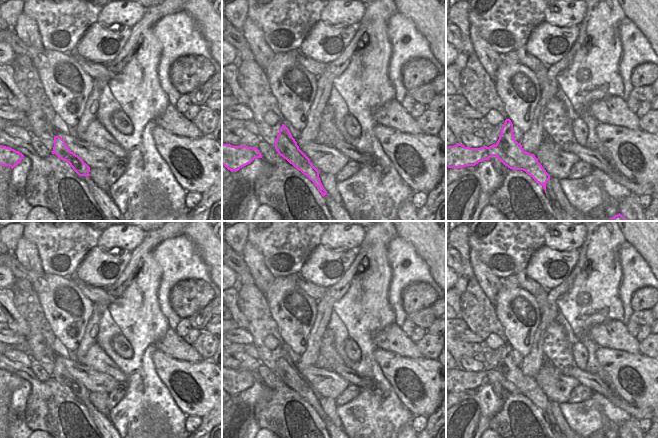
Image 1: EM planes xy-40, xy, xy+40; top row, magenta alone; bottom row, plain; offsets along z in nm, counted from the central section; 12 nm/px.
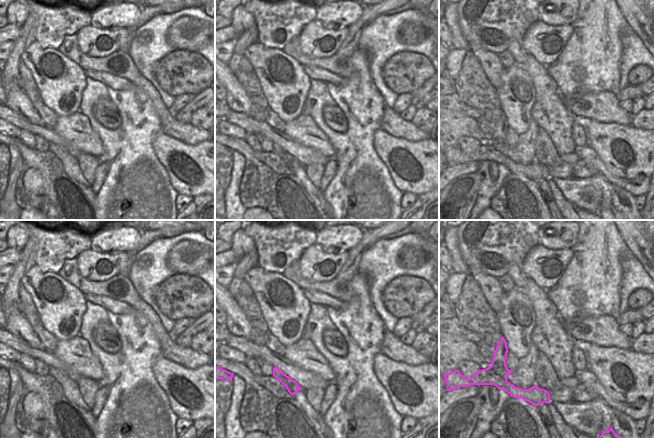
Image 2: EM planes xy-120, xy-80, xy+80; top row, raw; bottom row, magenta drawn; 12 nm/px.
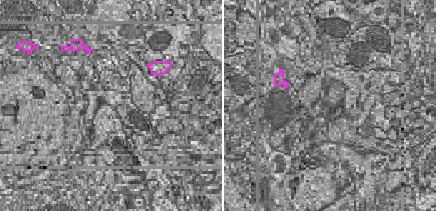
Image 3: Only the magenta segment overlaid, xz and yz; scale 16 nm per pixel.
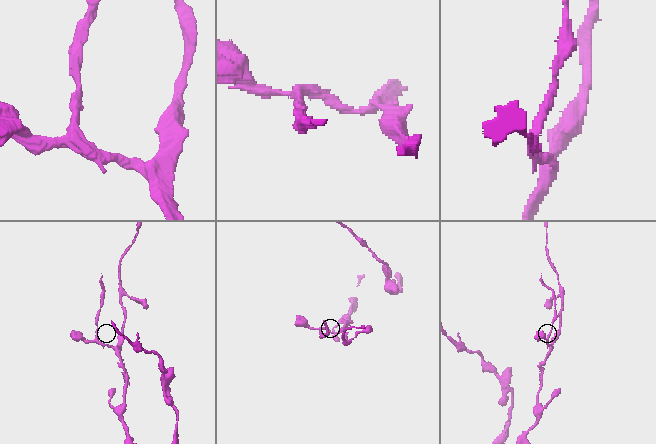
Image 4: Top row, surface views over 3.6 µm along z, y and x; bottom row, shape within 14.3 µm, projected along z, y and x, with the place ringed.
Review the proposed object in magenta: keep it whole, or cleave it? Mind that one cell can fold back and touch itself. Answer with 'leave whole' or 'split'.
split

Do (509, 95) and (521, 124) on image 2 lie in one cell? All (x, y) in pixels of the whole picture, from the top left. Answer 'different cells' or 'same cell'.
same cell

